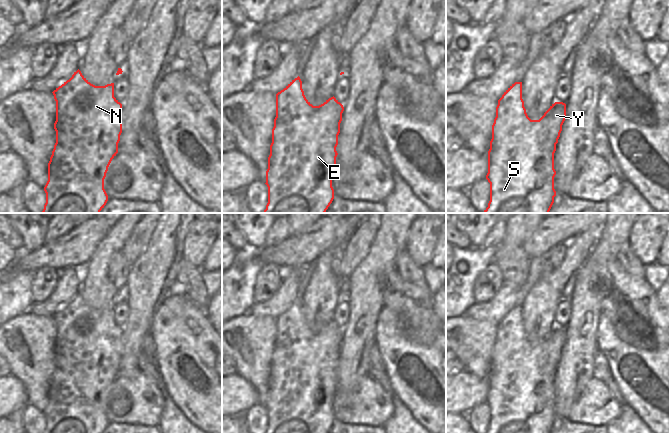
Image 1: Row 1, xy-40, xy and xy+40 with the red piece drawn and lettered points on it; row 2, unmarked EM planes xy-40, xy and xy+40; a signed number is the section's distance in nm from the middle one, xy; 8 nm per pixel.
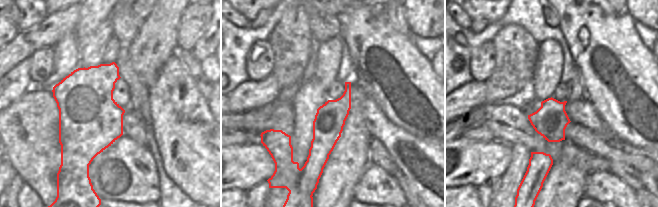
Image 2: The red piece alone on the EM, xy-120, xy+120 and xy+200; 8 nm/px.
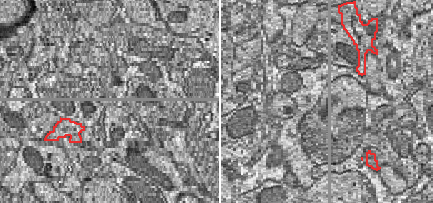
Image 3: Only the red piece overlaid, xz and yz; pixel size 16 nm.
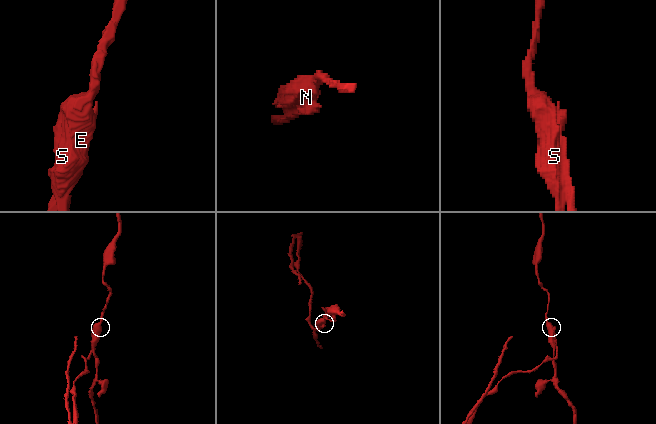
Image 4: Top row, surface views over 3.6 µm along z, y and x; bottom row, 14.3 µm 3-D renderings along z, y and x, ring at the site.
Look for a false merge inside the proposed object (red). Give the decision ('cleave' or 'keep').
cleave

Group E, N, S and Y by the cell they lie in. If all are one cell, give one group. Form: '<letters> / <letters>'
E N S / Y

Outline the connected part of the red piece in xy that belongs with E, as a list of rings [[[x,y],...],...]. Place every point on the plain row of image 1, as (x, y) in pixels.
[[[299,300],[276,318],[276,341],[266,395],[266,433],[328,433],[334,423],[332,403],[336,393],[336,371],[343,335],[343,329],[334,320],[319,330],[313,330],[304,319]]]

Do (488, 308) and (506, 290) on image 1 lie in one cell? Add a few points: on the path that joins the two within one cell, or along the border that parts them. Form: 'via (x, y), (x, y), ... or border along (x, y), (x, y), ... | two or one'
via (493, 305), (503, 295) | one

